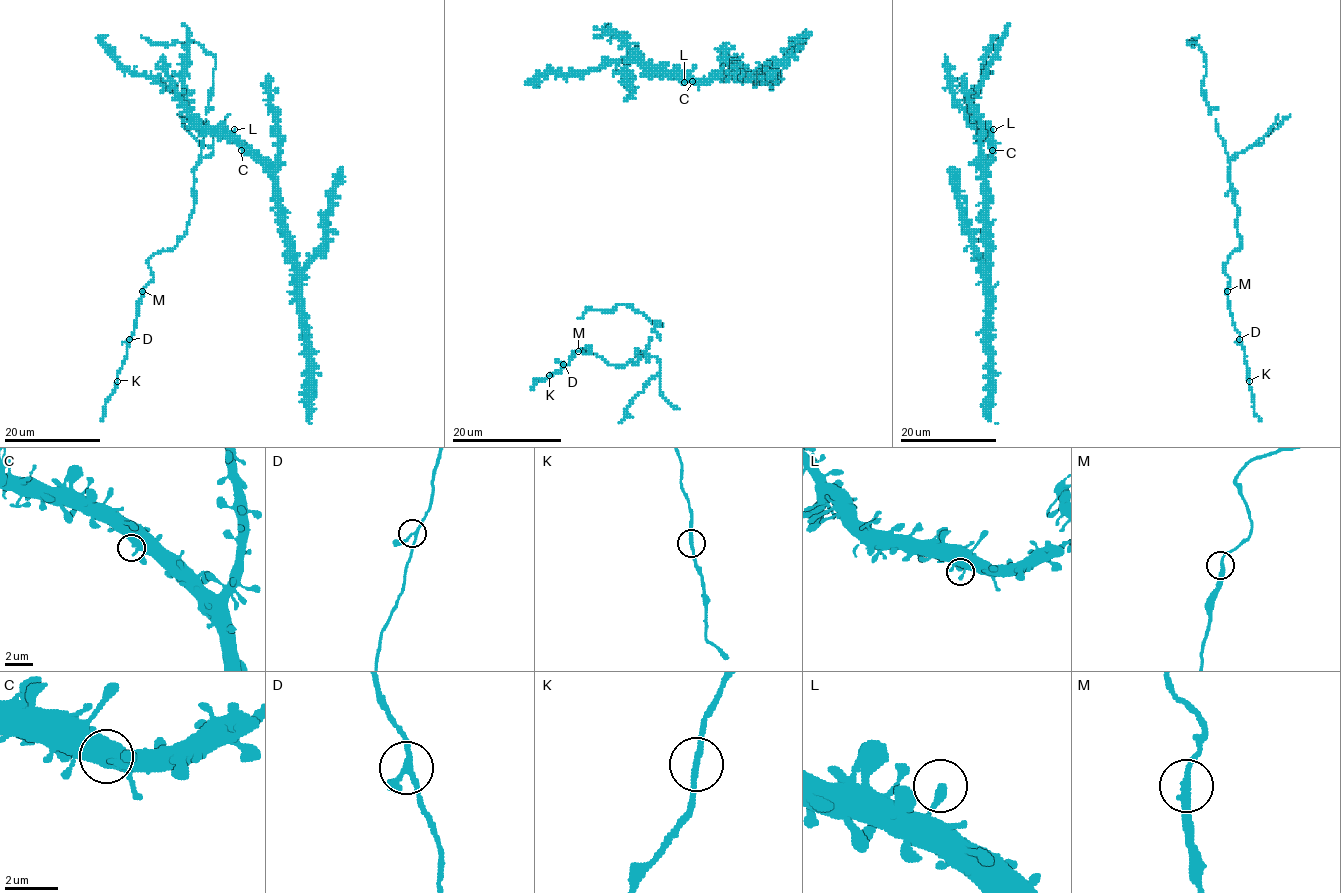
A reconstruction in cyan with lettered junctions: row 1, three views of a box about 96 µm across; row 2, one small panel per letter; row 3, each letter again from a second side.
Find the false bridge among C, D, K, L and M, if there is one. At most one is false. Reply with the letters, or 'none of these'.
none of these

